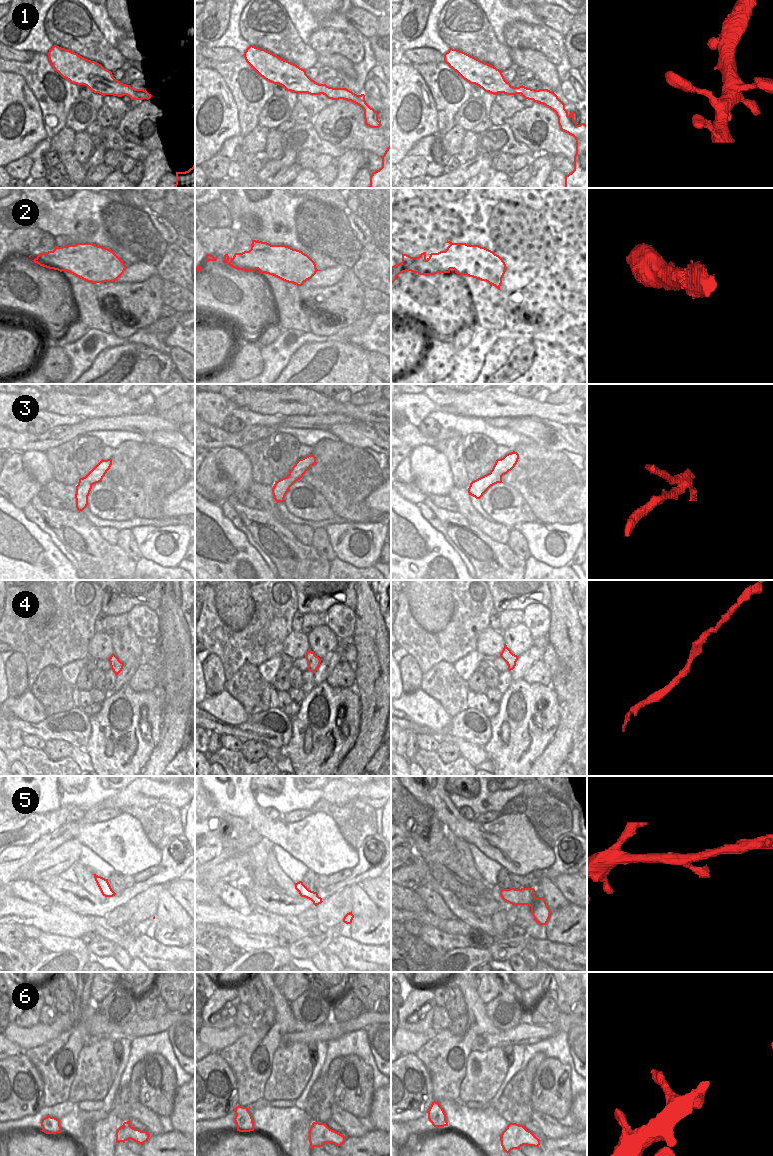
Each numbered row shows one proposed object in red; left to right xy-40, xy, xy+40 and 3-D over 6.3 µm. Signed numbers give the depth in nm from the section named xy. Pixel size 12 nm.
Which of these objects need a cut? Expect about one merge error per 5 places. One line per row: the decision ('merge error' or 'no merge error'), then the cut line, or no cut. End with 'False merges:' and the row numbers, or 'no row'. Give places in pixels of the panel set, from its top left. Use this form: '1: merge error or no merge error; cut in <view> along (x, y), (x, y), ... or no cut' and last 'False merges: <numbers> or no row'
1: no merge error; no cut
2: no merge error; no cut
3: merge error; cut in xy-40 along (93, 484), (81, 482), (78, 485)
4: no merge error; no cut
5: no merge error; no cut
6: no merge error; no cut
False merges: 3

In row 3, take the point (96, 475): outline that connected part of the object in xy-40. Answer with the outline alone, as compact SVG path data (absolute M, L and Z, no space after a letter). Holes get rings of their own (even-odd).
M112 459L101 460L85 477L80 478L78 485L82 482L88 482L91 484L96 484L102 482L103 477L110 469L112 465Z

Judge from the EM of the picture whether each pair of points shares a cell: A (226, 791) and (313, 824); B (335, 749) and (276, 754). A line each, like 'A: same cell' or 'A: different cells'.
A: same cell
B: different cells

